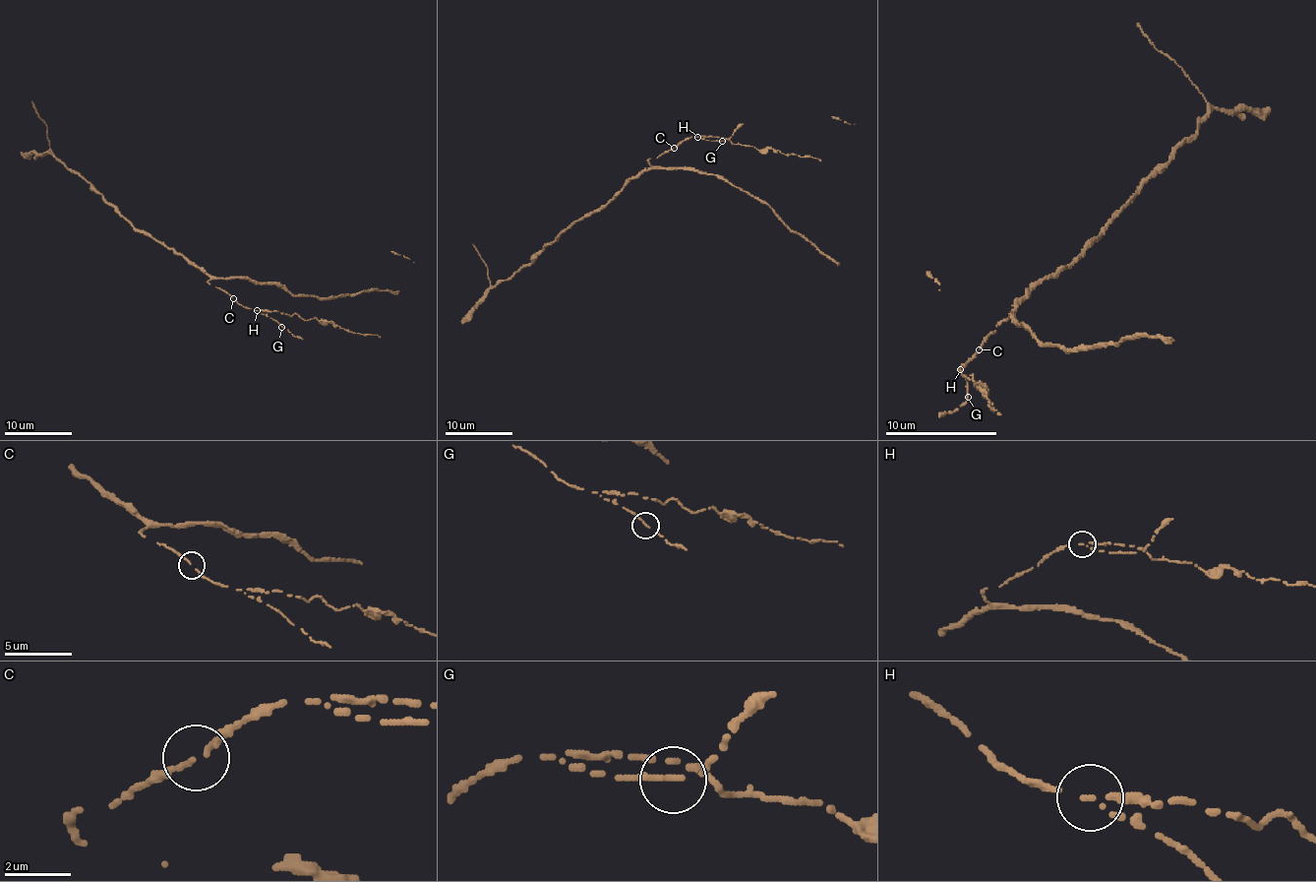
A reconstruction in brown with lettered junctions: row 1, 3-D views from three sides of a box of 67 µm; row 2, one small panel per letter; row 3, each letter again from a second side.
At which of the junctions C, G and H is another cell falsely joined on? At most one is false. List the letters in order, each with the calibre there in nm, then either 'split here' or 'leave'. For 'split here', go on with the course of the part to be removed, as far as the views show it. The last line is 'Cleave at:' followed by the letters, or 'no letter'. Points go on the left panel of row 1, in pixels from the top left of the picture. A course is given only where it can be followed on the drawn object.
C: calibre 150 nm; leave
G: calibre 140 nm; leave
H: calibre 100 nm; split here
Cleave at: H

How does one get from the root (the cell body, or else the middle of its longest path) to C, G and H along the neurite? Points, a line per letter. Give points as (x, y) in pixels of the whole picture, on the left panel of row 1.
C: (208, 282), (233, 298)
G: (208, 282), (226, 291), (243, 306), (258, 310), (281, 327)
H: (208, 282), (226, 291), (243, 306), (257, 310)

